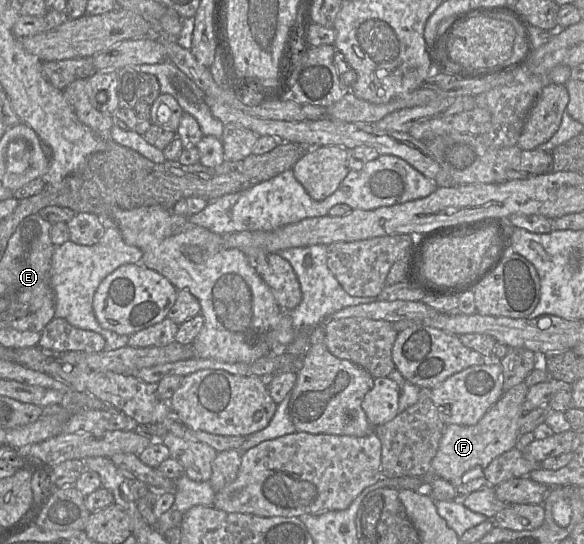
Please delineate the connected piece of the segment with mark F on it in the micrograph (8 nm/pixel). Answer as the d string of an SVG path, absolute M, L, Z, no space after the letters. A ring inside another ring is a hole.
M524 381L510 390L504 392L502 397L486 412L480 421L472 426L457 424L445 425L442 437L439 442L436 455L431 462L431 474L442 478L452 484L462 482L462 477L476 467L484 469L495 458L516 447L519 438L518 423L524 415L523 403L528 393L529 387Z

